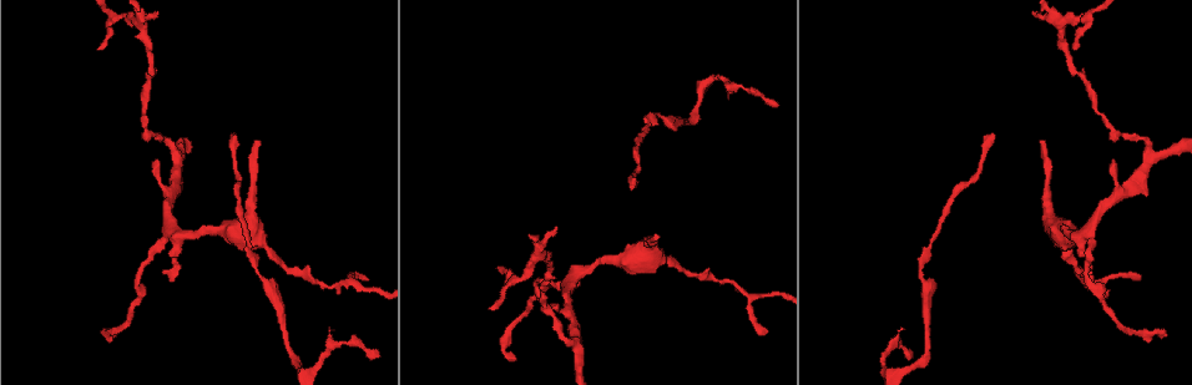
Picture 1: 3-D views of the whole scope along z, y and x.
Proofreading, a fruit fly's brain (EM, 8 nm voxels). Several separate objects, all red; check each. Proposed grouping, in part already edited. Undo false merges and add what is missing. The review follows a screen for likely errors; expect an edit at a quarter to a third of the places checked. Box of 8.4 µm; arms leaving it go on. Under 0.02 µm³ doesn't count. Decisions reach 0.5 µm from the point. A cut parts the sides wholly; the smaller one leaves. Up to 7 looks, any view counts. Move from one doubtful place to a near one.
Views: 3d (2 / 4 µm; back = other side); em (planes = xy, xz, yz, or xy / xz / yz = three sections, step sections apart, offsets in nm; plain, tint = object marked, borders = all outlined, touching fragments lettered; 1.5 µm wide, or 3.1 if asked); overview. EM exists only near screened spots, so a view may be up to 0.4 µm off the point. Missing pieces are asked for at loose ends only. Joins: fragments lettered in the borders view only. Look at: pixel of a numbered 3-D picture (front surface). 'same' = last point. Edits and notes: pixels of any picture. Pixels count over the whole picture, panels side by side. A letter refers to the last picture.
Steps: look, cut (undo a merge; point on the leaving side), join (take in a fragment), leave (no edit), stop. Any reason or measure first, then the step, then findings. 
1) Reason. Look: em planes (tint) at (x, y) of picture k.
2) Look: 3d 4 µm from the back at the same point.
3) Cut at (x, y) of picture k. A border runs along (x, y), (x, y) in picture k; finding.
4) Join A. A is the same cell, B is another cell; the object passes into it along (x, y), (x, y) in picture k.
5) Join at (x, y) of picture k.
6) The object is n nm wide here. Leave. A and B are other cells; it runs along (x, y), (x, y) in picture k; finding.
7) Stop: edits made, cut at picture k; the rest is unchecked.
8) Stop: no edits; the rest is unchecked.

Thin neck. Look: 3d 2 µm at (286, 334) of picture 1.

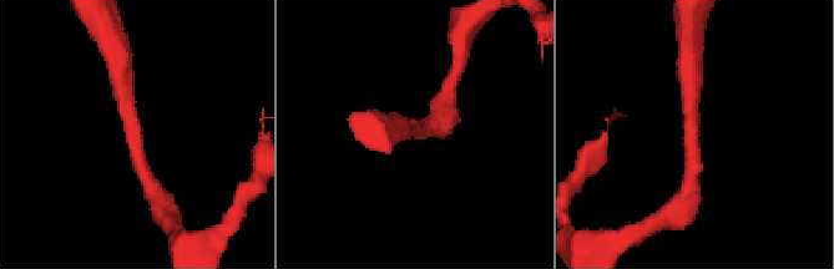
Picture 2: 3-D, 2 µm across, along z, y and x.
Now the EM. Look: em yz step 4 (tint) at (691, 135) of picture 2.

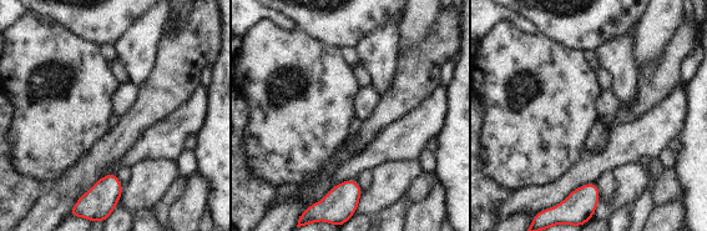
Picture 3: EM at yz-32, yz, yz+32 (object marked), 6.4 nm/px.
Look: em planes (borders) at the same point.

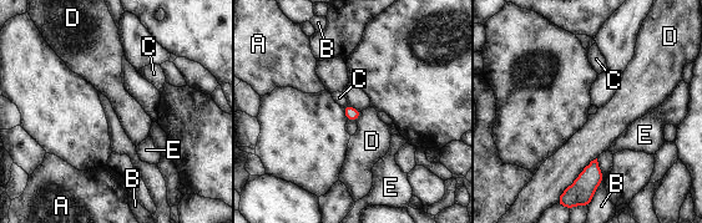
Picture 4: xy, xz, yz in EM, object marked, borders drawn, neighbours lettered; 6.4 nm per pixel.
Leave. A, B, C, D and E are other cells; a border runs along (596, 157), (562, 191) in picture 4; one cell here.

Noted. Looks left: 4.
Free end. Look: em 3.1 µm planes (plain) at (1140, 281) of picture 1.

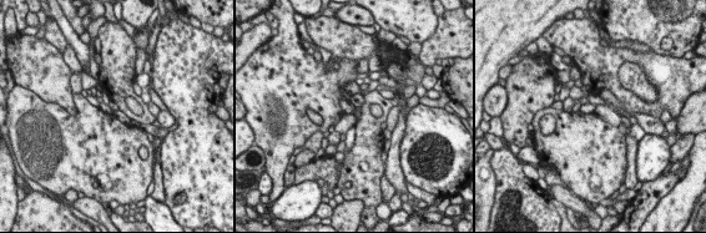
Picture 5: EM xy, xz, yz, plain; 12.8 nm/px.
Look: em 3.1 µm planes (tint) at the same point.

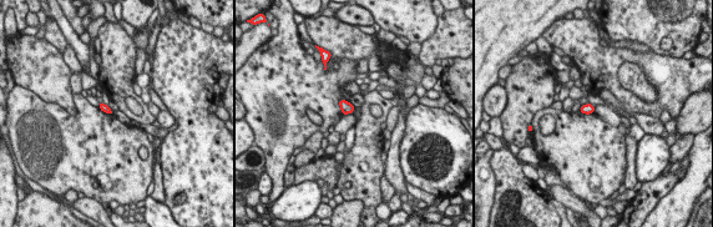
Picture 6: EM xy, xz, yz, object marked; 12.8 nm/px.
What lies round it. Look: em 3.1 µm planes (borders) at the same point.

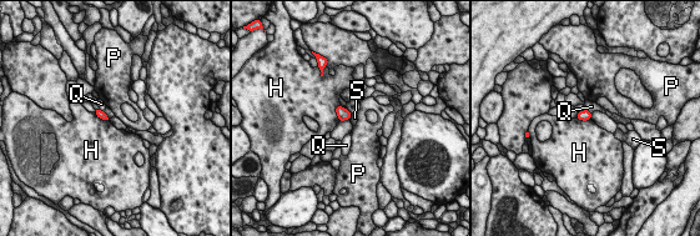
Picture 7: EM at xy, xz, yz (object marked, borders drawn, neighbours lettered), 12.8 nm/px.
Leave. H, P, Q and S are other cells; a border runs along (336, 105), (336, 115), (340, 120) in picture 7; none of them fits.

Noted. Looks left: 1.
Stop: no edits; the rest is unchecked.

